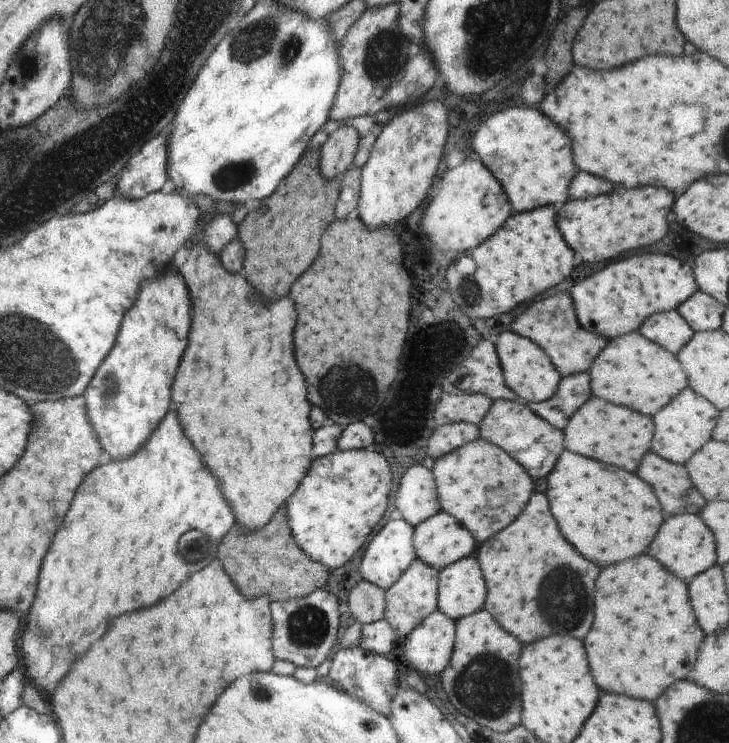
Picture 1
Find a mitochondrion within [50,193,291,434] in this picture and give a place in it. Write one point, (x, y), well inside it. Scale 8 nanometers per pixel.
(111, 389)

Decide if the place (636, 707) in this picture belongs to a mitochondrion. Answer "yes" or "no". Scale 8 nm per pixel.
no

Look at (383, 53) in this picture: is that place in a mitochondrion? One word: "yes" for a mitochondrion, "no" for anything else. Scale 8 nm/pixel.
yes

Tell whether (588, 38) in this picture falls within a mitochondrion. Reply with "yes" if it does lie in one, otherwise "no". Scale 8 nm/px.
no

